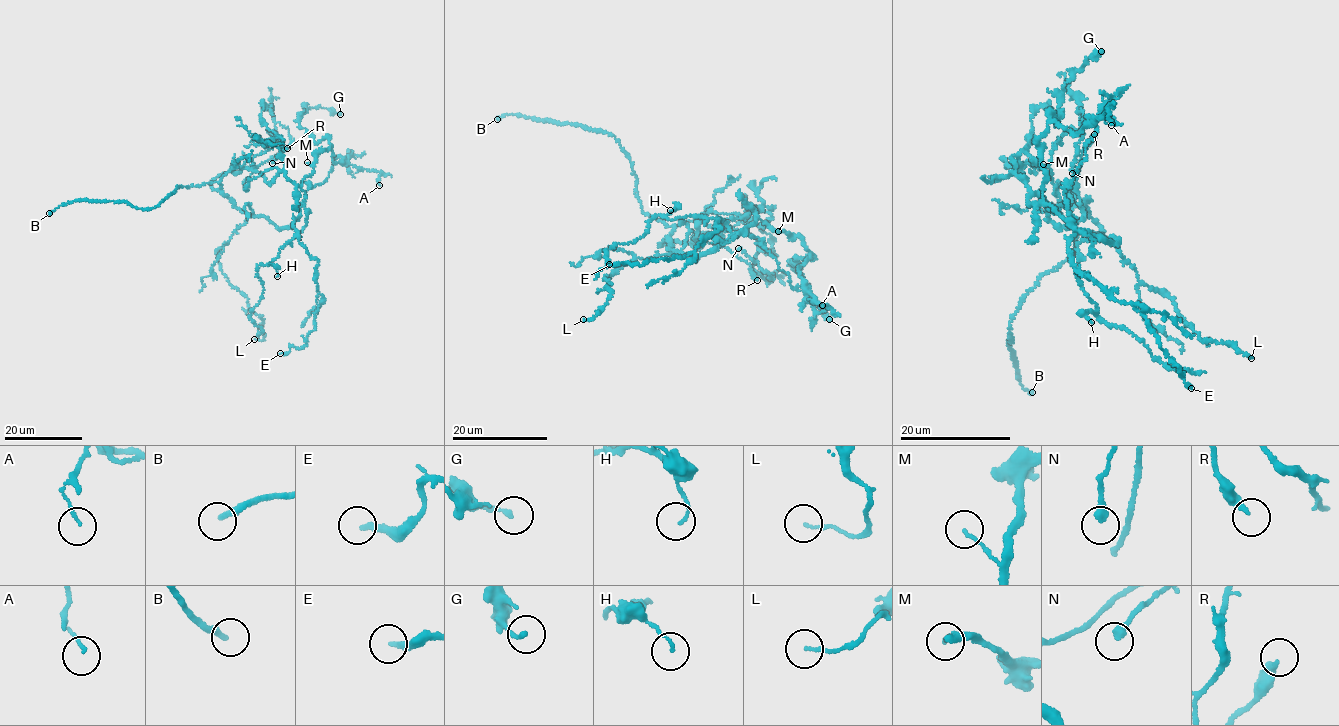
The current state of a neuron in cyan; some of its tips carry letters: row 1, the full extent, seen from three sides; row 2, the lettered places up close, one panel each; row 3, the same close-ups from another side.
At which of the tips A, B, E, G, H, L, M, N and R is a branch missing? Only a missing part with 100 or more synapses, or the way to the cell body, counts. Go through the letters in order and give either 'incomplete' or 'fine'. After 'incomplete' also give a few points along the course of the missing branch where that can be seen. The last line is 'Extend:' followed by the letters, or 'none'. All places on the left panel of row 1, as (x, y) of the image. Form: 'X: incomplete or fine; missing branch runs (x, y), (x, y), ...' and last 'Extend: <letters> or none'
A: fine
B: incomplete; missing branch runs (49, 213), (37, 219), (33, 216)
E: fine
G: fine
H: fine
L: fine
M: fine
N: fine
R: fine
Extend: B

